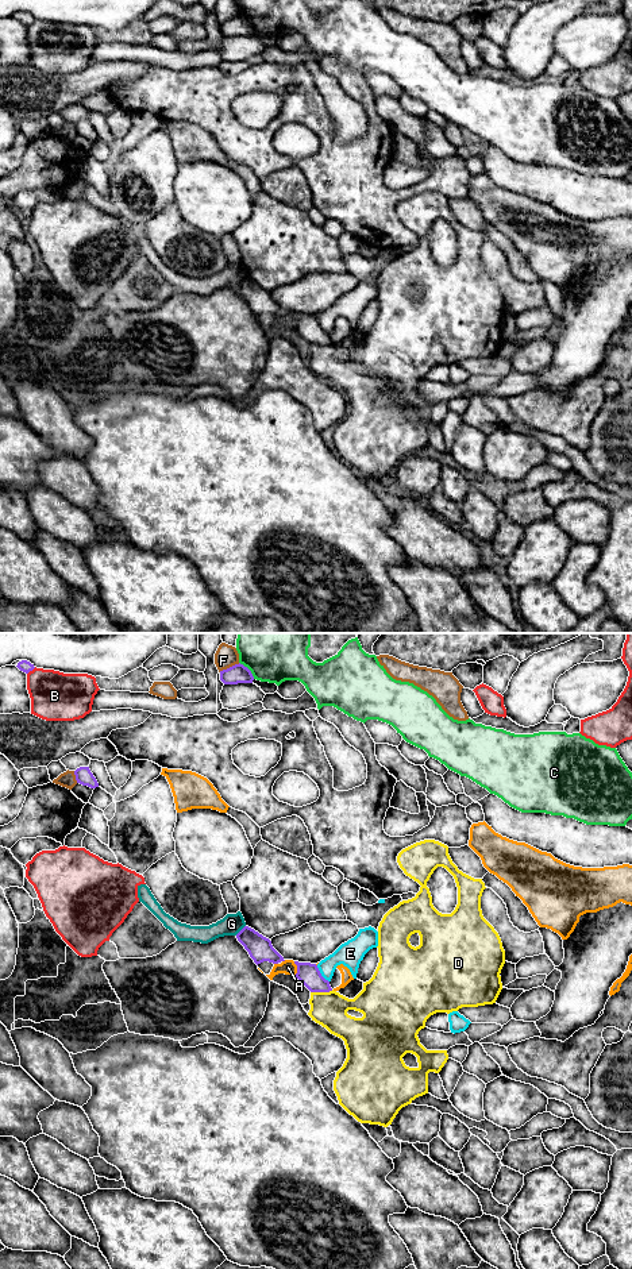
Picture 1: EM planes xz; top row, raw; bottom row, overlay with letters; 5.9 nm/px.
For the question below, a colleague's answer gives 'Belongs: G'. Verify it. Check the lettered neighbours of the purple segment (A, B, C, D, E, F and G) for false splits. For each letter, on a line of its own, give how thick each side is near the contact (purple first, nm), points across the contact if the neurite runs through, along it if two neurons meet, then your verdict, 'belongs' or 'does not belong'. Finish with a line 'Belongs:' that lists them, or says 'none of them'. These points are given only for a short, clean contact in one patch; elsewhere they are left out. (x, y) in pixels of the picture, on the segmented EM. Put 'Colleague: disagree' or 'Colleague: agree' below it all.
A: calibres 130 and 90 nm; does not belong
B: calibres 70 and 280 nm; does not belong
C: calibres 110 and 440 nm; does not belong
D: calibres 130 and 200 nm; does not belong
E: calibres 130 and 150 nm; border xz (316, 965), (328, 982); does not belong
F: calibres 110 and 140 nm; does not belong
G: calibres 150 and 120 nm; border xz (245, 925), (235, 934); does not belong
Belongs: none of them
Colleague: disagree

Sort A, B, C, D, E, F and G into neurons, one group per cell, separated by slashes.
A / B / C / D / E F / G

